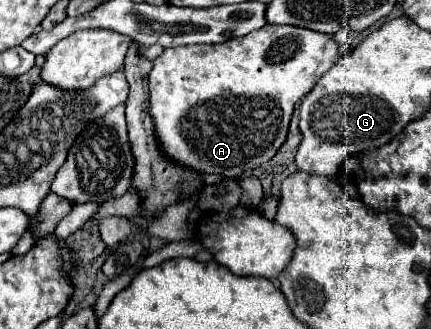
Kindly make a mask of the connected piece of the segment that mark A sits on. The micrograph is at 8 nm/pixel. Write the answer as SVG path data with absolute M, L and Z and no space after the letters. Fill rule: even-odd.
M266 23L264 27L244 35L244 37L236 37L218 45L184 45L184 47L170 47L164 49L164 53L160 57L154 59L154 69L150 73L150 117L154 123L154 137L158 141L158 149L160 153L172 161L178 163L186 169L192 169L196 173L218 173L222 177L228 179L238 179L242 175L246 175L248 171L252 171L254 167L270 161L276 151L280 149L280 145L284 143L286 135L288 135L288 123L294 111L294 105L318 83L318 79L332 67L334 61L340 59L340 47L334 41L332 35L324 35L324 33L316 33L310 29L302 29L302 27L290 27L290 25L270 25Z

